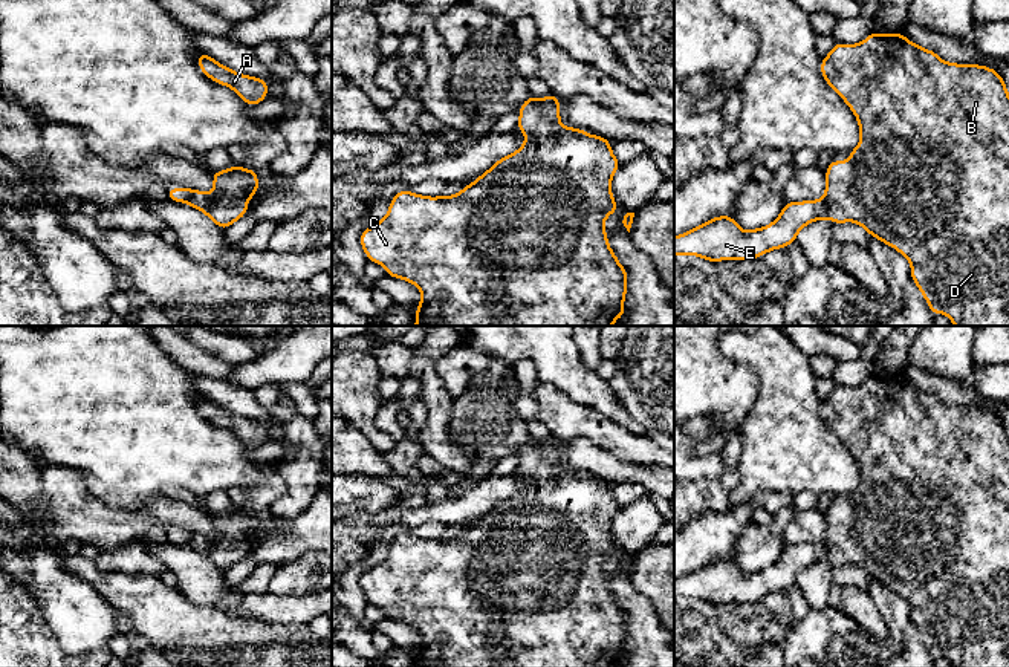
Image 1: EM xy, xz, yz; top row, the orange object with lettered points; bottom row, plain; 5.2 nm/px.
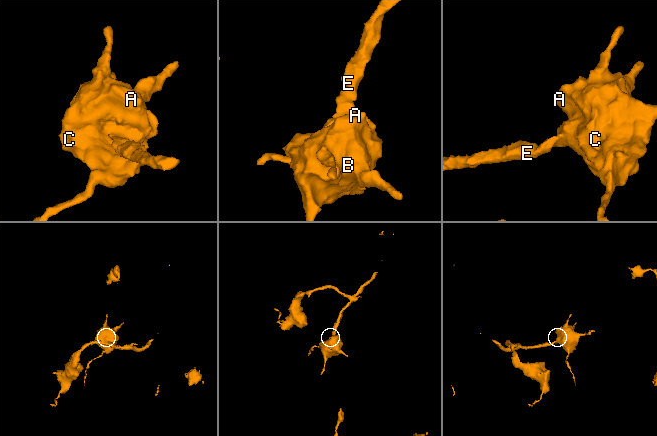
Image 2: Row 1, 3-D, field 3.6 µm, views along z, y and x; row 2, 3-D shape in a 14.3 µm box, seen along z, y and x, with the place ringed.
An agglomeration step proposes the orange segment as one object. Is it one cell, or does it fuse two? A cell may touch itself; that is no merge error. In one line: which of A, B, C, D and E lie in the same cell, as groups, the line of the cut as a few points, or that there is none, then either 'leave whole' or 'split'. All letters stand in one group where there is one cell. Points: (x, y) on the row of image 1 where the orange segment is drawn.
groups A B C D E; cut none; leave whole

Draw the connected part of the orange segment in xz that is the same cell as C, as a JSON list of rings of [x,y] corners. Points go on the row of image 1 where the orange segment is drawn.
[[[555,95],[546,98],[529,96],[521,104],[518,116],[517,129],[526,135],[521,148],[498,159],[472,184],[465,185],[460,193],[430,197],[414,194],[410,190],[401,190],[391,199],[387,216],[359,236],[368,260],[384,266],[387,275],[407,280],[419,288],[422,298],[414,312],[414,326],[612,326],[618,318],[624,317],[628,274],[608,246],[604,228],[604,220],[619,208],[612,194],[612,179],[621,162],[612,151],[612,141],[560,124],[561,110],[558,109],[558,102],[561,99]]]

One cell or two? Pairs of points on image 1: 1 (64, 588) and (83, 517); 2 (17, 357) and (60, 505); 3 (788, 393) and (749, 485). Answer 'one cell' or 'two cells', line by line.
1: two cells
2: two cells
3: one cell

